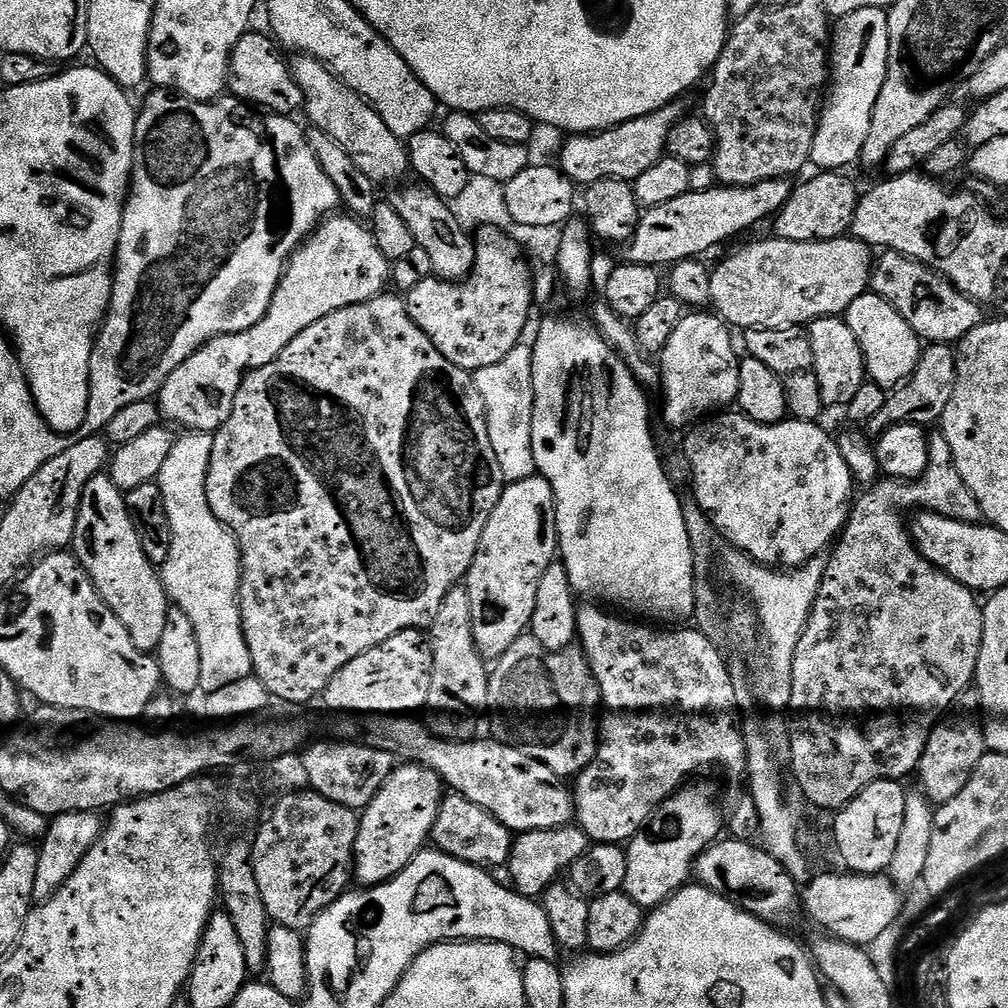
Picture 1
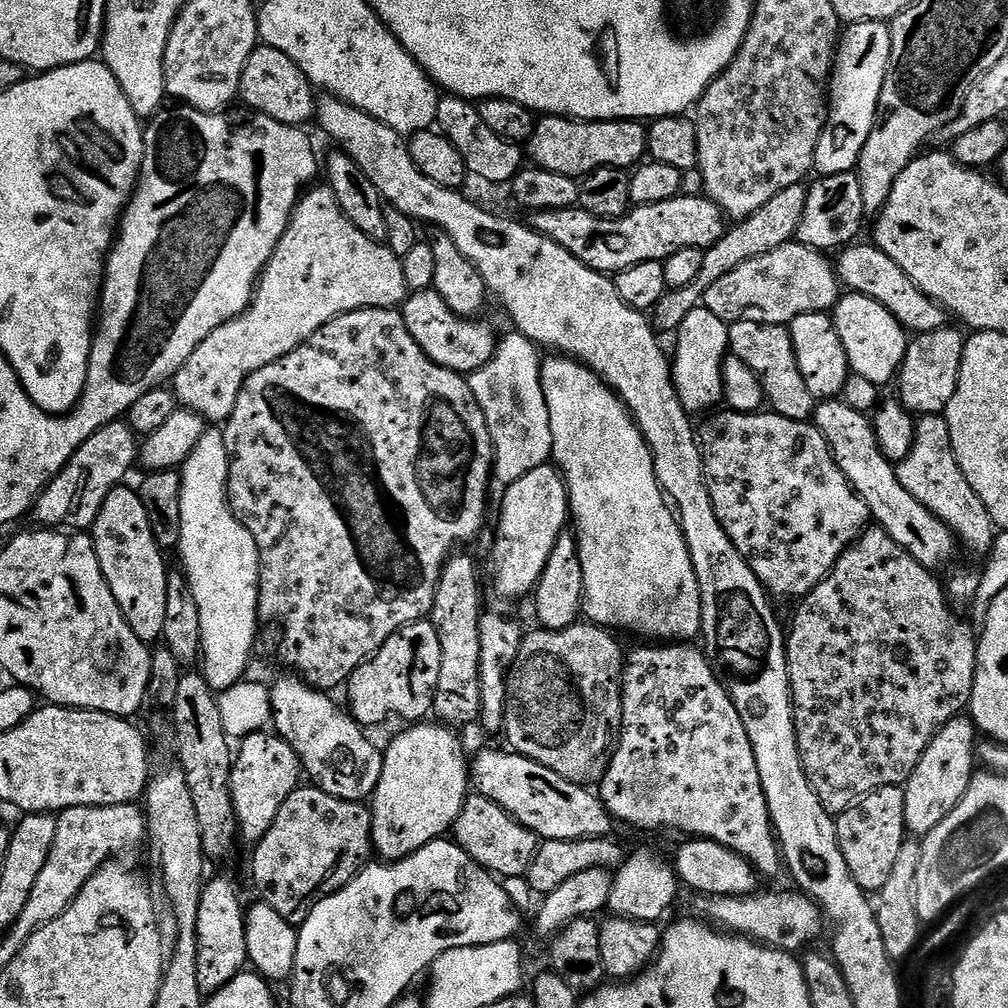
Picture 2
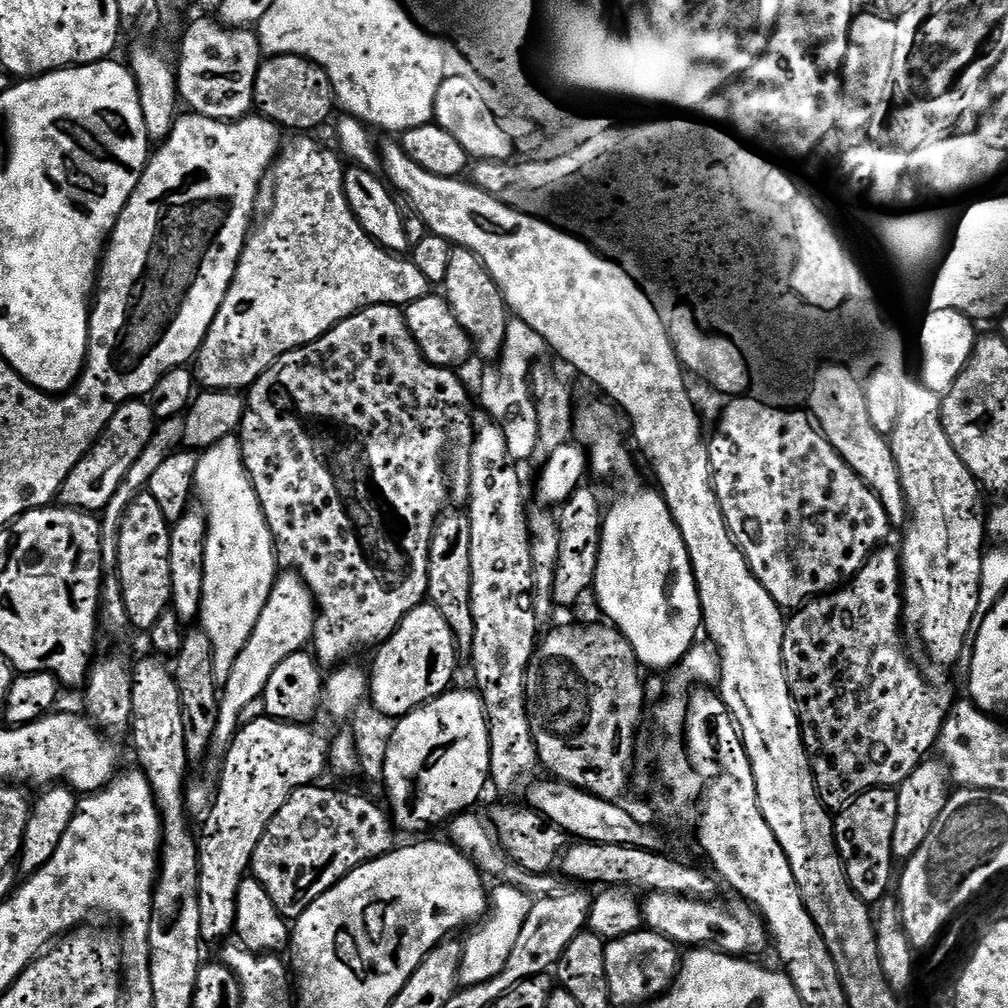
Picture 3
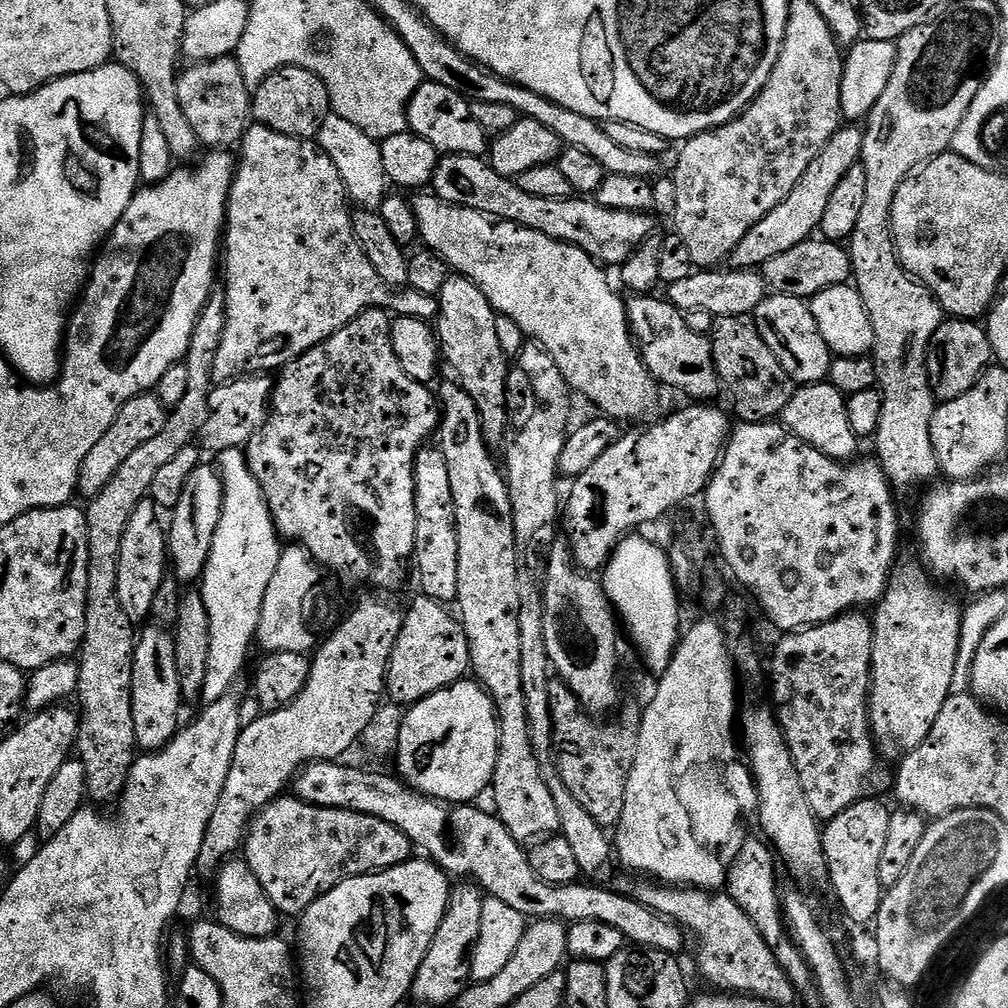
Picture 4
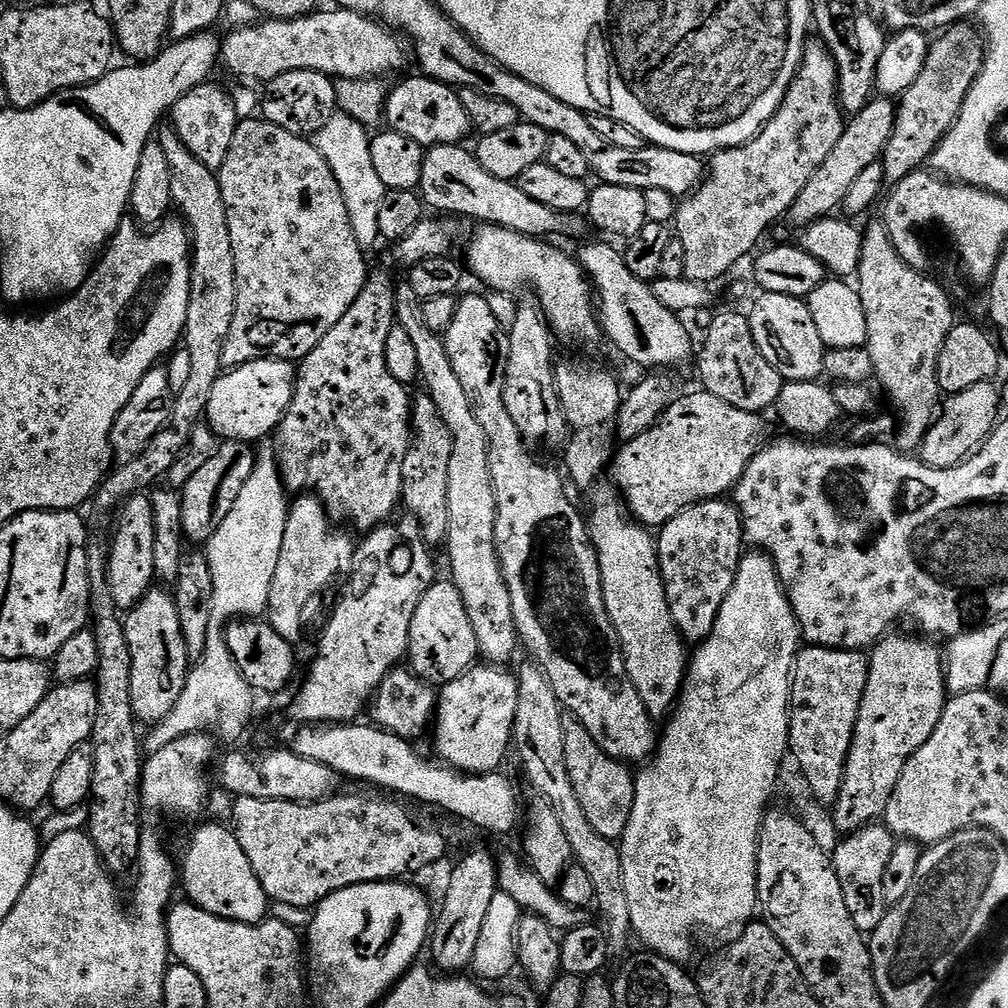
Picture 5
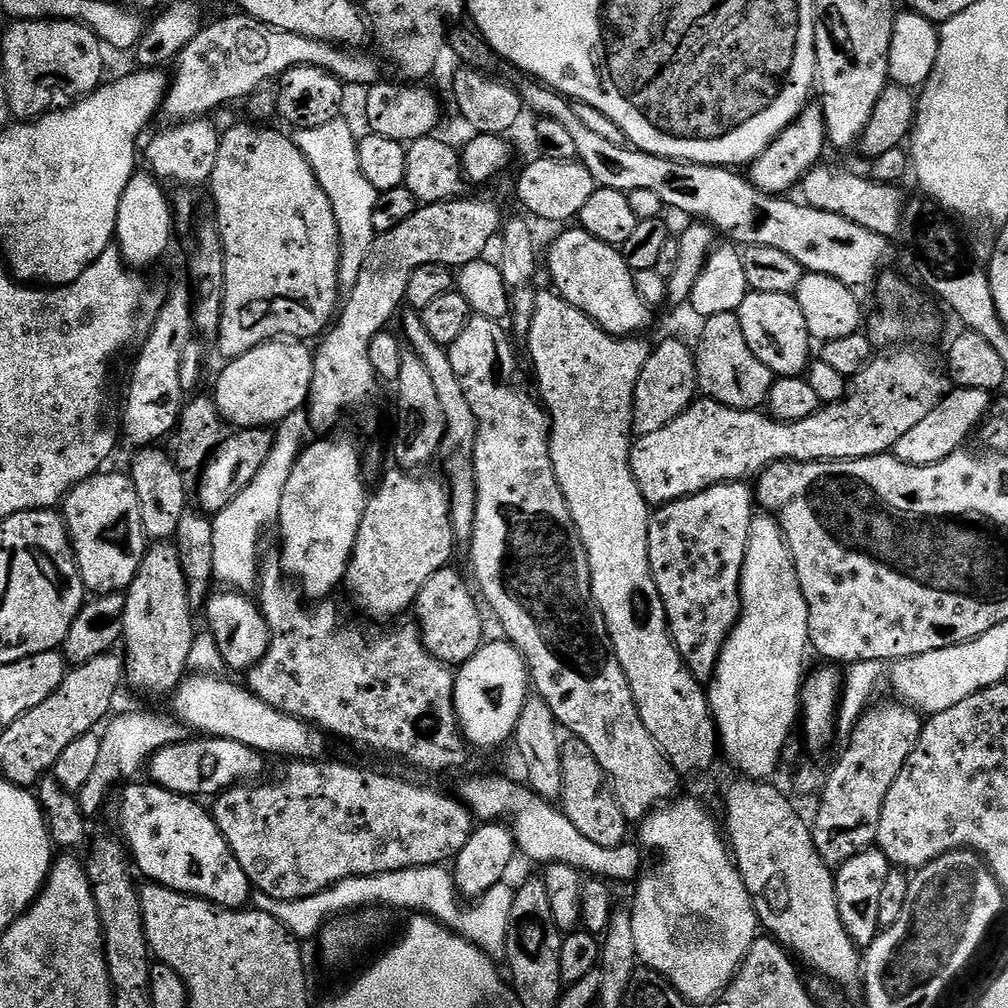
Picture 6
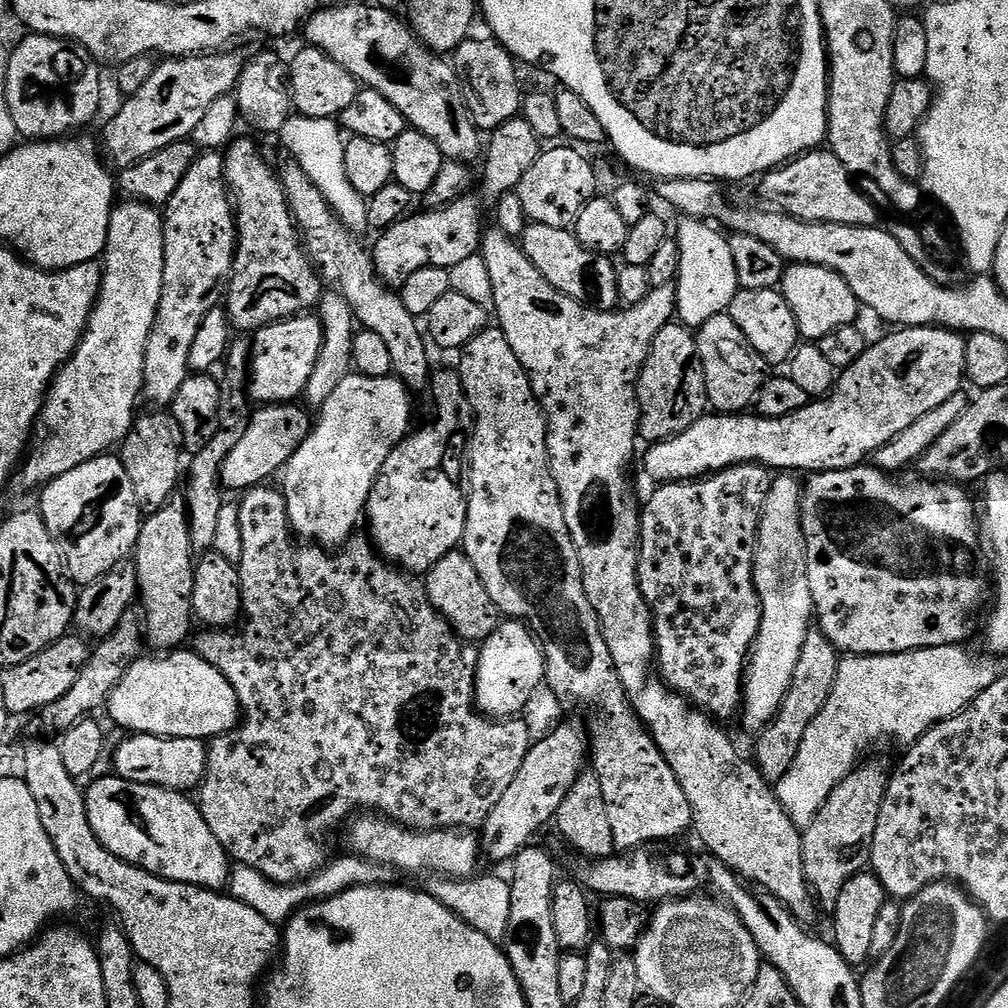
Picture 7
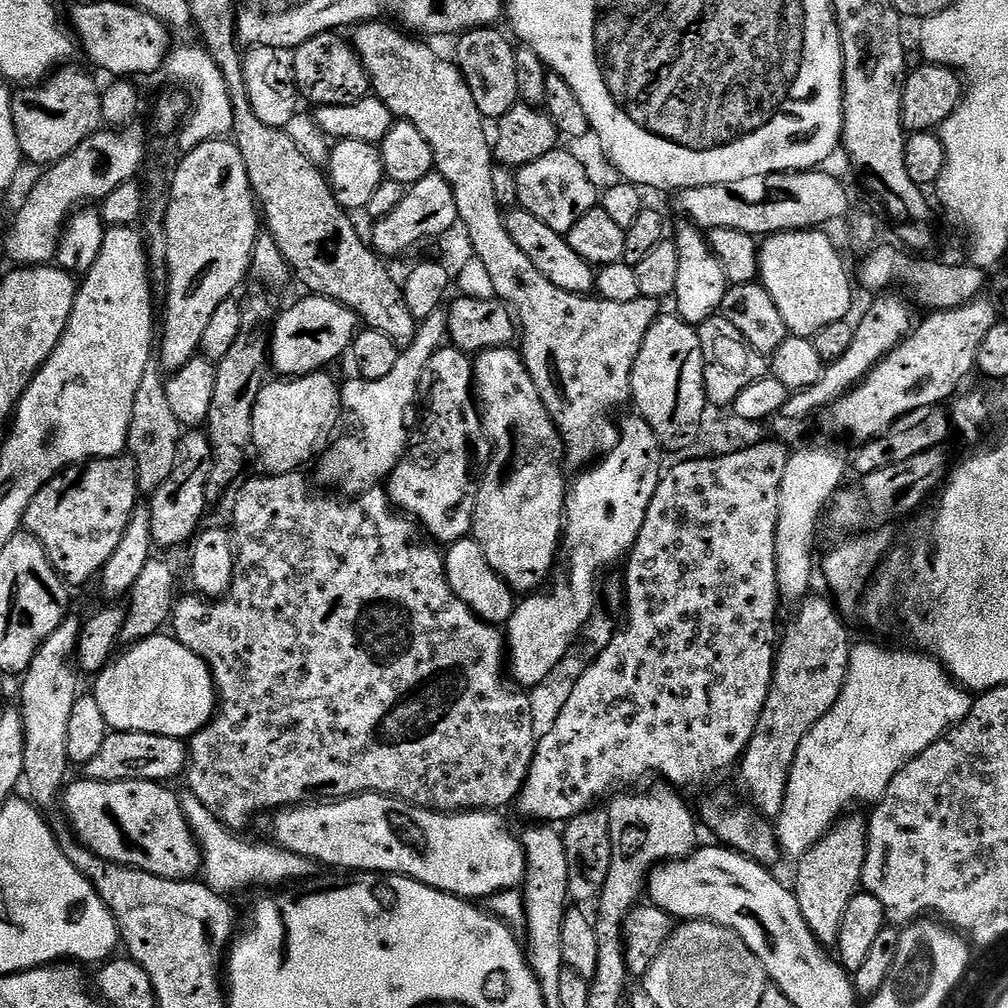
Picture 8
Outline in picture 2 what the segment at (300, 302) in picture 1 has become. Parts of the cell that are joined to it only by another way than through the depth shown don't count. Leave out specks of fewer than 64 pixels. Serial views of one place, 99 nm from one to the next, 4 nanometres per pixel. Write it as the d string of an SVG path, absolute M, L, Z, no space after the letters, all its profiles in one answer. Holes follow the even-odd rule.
M330 186L316 187L309 187L296 203L274 254L256 282L247 310L218 326L218 330L210 333L177 370L174 391L179 407L194 410L208 422L226 422L250 374L278 362L278 358L305 344L315 332L322 330L322 326L342 314L363 308L399 309L408 299L410 289L406 286L406 274L402 274L401 257L391 252L387 243L371 240L348 221Z

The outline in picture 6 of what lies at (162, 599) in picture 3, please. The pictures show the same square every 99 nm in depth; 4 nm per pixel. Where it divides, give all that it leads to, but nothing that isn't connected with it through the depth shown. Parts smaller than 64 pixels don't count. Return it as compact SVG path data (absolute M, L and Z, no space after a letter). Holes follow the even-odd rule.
M101 470L90 479L68 491L62 501L64 524L68 527L68 537L72 539L72 552L85 589L92 594L105 592L123 593L134 582L138 566L142 566L146 551L146 537L142 530L142 510L138 510L138 490L131 475L124 472Z

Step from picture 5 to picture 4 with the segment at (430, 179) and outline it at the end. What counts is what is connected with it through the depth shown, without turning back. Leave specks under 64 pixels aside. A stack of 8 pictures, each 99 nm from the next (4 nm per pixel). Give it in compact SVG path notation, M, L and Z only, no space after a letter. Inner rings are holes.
M444 154L437 159L436 173L432 176L431 191L442 197L446 202L473 208L479 212L485 212L488 216L497 220L509 220L515 224L526 226L530 230L538 230L555 240L562 240L566 244L572 244L581 248L585 254L601 265L616 264L622 266L632 257L637 247L646 242L653 235L652 216L646 212L627 212L626 210L610 210L606 206L597 204L592 198L569 198L559 200L558 198L534 198L534 194L526 194L516 184L515 179L498 174L487 159L479 156L457 156L455 154Z

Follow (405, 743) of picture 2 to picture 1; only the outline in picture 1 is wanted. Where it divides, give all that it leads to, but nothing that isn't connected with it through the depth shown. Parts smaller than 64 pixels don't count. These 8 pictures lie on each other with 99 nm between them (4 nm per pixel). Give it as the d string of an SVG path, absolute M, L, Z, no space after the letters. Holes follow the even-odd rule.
M407 762L393 767L390 778L386 778L382 790L378 790L378 794L368 803L367 808L359 813L360 829L354 844L354 858L352 859L355 883L364 888L384 884L396 877L419 852L425 851L432 835L432 827L438 818L440 803L444 801L445 795L446 785L433 768Z

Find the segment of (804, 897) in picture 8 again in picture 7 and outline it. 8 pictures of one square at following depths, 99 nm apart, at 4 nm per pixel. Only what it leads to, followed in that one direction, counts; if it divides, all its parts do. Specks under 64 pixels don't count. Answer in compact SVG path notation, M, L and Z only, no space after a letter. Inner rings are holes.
M876 760L857 764L855 770L830 790L830 798L826 798L814 822L803 829L802 856L806 878L812 895L822 905L823 911L825 908L825 913L830 914L836 909L842 886L869 867L874 830L878 830L878 814L882 814L889 779L889 769L884 769Z

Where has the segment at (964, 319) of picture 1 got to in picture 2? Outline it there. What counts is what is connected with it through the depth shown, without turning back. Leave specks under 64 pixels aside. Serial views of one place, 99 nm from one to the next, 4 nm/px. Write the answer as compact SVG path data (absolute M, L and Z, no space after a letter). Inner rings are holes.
M856 242L845 247L839 253L840 261L837 259L834 264L841 285L848 292L857 292L882 302L882 306L886 306L886 310L890 310L890 314L894 314L894 318L898 318L898 322L909 333L919 334L945 327L945 309L941 308L936 301L931 300L925 292L918 290L910 274L906 274L906 270L902 270L902 266L898 266L898 262L890 258L890 254L877 248L875 243L860 243Z

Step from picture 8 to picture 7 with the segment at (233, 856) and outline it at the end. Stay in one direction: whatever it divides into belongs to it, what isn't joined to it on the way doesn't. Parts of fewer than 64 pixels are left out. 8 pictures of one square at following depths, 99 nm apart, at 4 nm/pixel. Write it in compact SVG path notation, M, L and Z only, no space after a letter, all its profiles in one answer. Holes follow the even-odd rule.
M347 854L329 859L328 863L315 872L314 875L299 880L296 884L275 884L270 878L266 878L258 870L243 866L233 867L230 877L230 895L238 902L250 906L250 910L258 910L262 918L266 918L277 926L287 925L288 921L308 904L315 904L317 900L326 900L329 896L337 896L351 888L358 886L374 886L375 884L397 883L397 869L388 864L379 864L373 860L366 860L363 856Z

